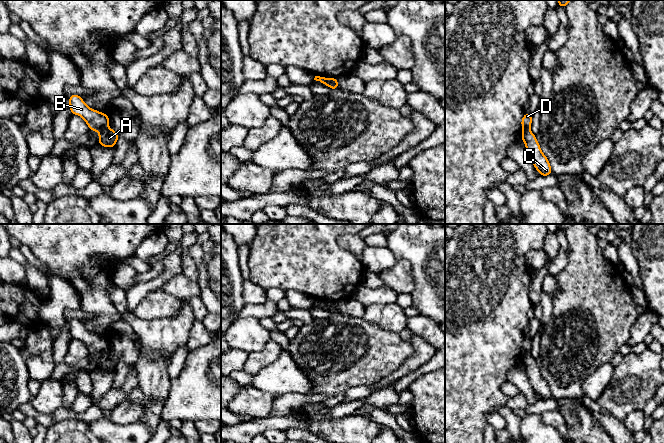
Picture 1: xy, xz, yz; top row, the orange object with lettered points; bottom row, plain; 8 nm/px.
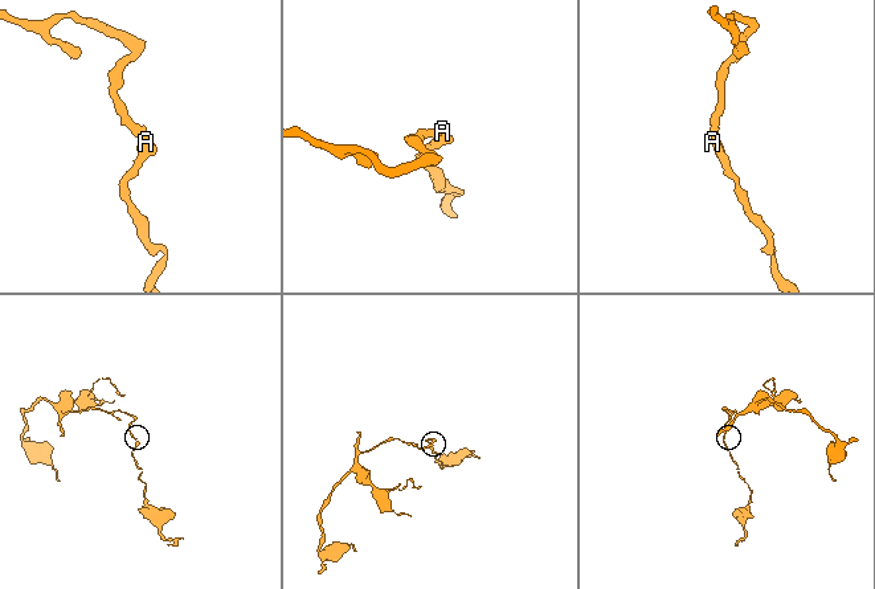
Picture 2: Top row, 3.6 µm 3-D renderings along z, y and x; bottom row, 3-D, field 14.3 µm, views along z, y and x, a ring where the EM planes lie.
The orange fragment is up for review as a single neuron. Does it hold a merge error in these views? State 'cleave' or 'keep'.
cleave

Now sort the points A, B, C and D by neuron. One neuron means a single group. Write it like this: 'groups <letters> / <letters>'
groups A C / B D

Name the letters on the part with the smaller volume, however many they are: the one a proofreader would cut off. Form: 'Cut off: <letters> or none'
Cut off: A, C

